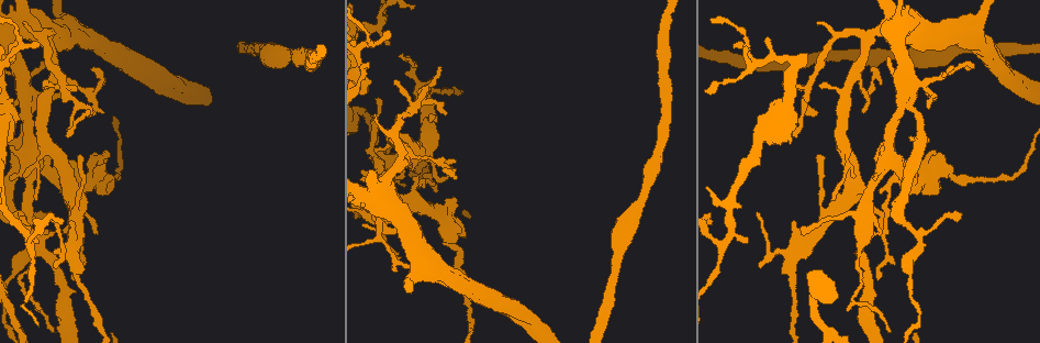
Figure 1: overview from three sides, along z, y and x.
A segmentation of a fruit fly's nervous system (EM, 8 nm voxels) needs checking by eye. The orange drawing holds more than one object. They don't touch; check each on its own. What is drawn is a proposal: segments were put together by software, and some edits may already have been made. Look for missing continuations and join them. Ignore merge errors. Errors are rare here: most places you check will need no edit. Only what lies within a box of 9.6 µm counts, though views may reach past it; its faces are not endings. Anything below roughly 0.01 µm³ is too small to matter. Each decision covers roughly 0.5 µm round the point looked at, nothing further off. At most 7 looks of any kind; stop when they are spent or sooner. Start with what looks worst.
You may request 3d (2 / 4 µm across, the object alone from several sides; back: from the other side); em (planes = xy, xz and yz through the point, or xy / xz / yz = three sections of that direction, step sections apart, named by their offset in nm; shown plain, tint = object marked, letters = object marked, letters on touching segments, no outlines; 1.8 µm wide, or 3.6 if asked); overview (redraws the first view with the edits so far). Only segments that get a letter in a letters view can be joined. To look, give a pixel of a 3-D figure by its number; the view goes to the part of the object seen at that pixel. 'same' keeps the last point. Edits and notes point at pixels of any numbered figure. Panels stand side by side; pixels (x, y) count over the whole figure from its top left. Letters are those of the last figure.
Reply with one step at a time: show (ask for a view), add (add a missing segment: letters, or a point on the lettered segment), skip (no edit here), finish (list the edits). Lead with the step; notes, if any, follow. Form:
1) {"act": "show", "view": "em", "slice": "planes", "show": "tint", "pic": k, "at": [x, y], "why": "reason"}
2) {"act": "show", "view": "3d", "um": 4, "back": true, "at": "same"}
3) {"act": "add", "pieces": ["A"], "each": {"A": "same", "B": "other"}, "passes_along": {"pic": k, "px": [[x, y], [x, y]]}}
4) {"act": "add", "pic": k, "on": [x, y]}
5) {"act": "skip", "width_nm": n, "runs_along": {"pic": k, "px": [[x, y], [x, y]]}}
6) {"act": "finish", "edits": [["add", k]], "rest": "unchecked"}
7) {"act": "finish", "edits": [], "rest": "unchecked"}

{"act": "show", "view": "em", "slice": "planes", "show": "tint", "pic": 1, "at": [379, 22], "why": "three arms meet"}

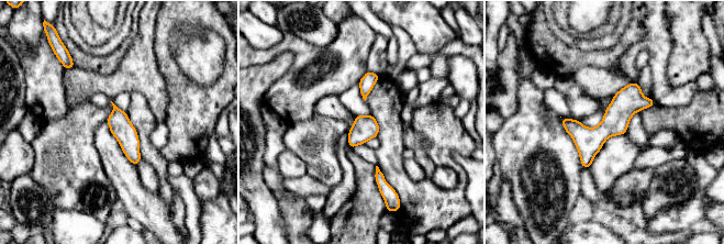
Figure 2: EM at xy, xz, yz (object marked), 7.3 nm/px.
{"act": "show", "view": "em", "slice": "planes", "show": "letters", "at": "same"}

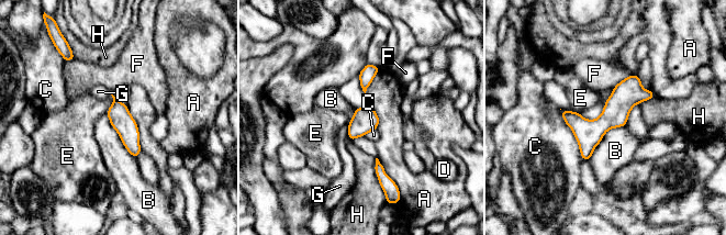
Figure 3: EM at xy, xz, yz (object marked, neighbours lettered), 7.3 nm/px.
{"act": "skip", "longest_contact_nm": ["C", 400], "each": {"A": "other", "B": "other", "C": "other", "D": "other", "E": "other", "F": "other", "G": "other", "H": "other"}, "border": {"pic": 3, "px": [[626, 124], [611, 127], [589, 160]]}, "found": "no lettered segment goes on from it"}

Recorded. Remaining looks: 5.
{"act": "show", "view": "3d", "um": 4, "pic": 1, "at": [928, 138], "why": "branch stops here"}

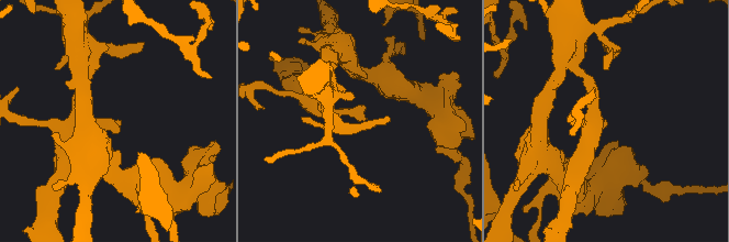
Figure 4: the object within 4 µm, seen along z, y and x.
{"act": "show", "view": "em", "slice": "xy", "step": 4, "show": "tint", "pic": 4, "at": [118, 119]}

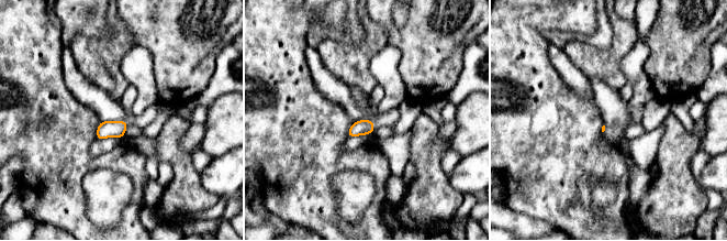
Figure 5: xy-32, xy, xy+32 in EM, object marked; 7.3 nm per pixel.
{"act": "show", "view": "em", "slice": "planes", "show": "letters", "at": "same"}

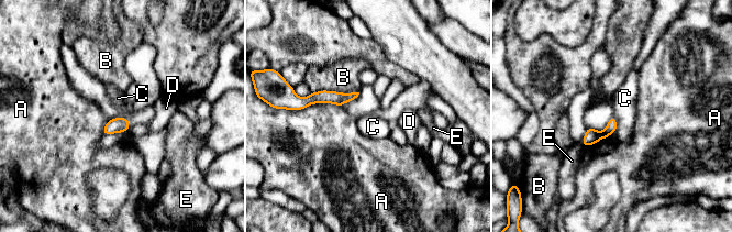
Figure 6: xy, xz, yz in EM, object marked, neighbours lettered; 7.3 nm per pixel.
{"act": "skip", "each": {"A": "other", "B": "other", "C": "other", "D": "other", "E": "other"}, "border": {"pic": 6, "px": [[613, 116], [617, 121], [614, 133]]}, "found": "none of them fits"}

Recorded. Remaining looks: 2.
{"act": "finish", "edits": [], "rest": "unchecked"}

